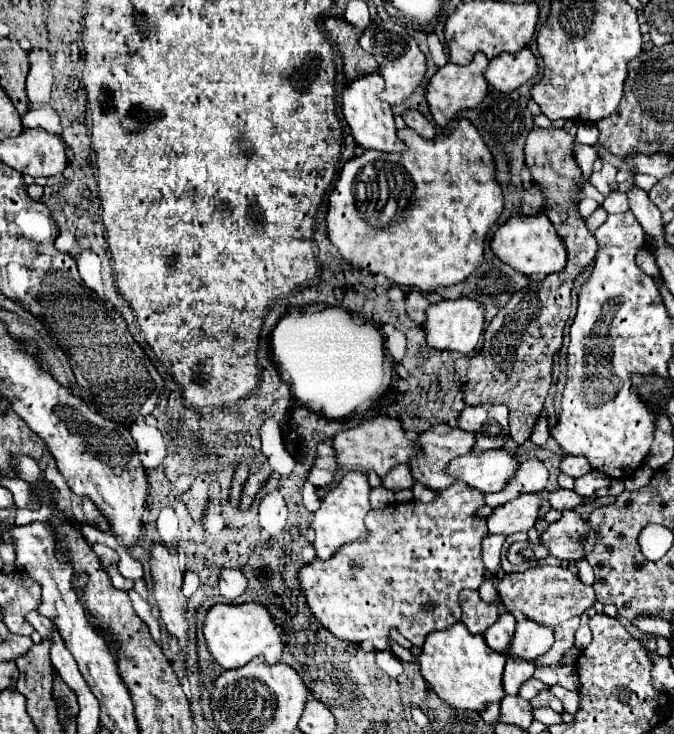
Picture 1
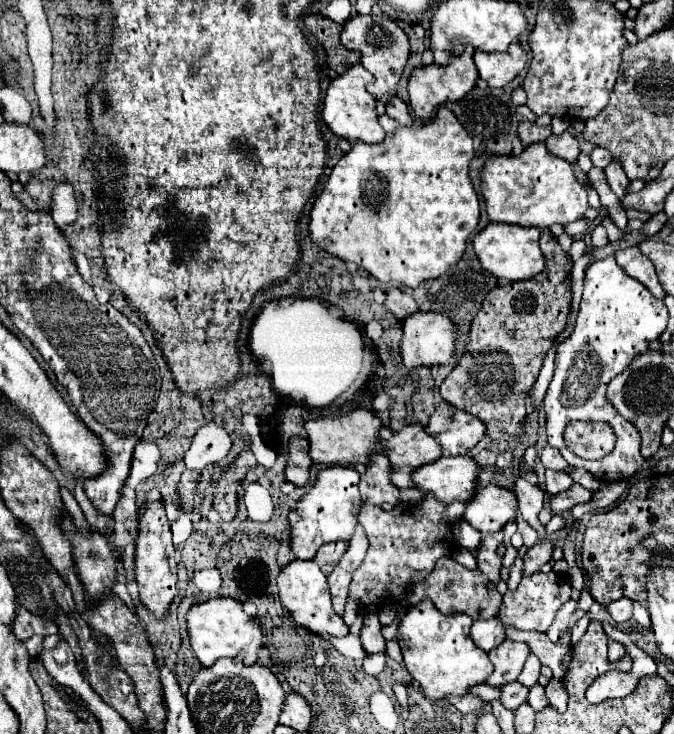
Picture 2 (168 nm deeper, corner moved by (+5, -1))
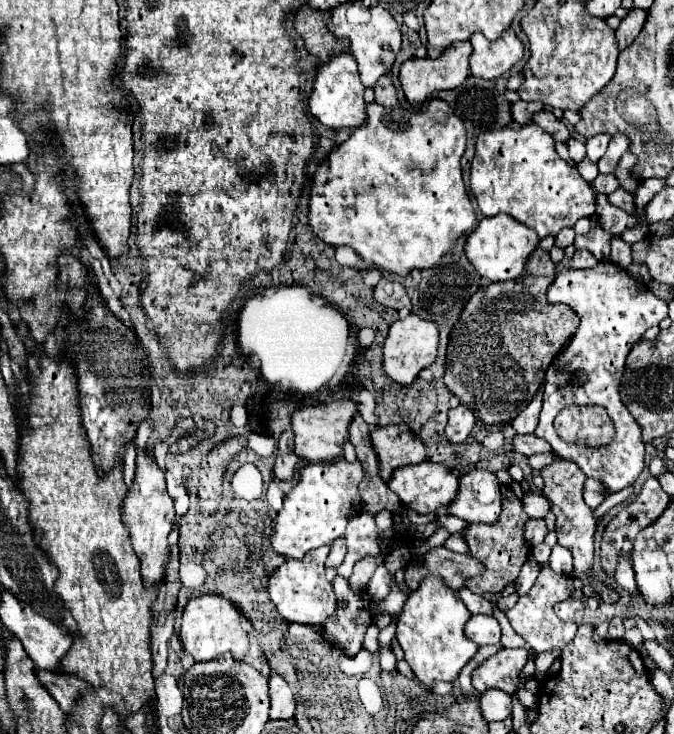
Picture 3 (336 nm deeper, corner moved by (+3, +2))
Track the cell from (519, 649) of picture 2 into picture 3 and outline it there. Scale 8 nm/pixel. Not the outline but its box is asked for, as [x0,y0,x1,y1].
[472,649,538,693]

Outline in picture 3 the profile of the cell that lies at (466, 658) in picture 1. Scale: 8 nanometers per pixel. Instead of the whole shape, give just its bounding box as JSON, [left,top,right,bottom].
[396,575,478,685]

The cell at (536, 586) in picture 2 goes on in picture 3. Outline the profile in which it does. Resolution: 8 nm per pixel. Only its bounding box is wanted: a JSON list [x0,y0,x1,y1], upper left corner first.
[506,567,576,653]

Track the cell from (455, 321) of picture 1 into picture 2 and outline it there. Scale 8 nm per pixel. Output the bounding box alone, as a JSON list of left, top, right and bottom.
[400,312,458,368]

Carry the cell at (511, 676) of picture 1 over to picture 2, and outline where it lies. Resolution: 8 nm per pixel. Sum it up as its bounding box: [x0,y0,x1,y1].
[472,684,500,700]

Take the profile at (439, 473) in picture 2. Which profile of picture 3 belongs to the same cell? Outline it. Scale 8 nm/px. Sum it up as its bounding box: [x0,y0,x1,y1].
[388,461,458,515]

